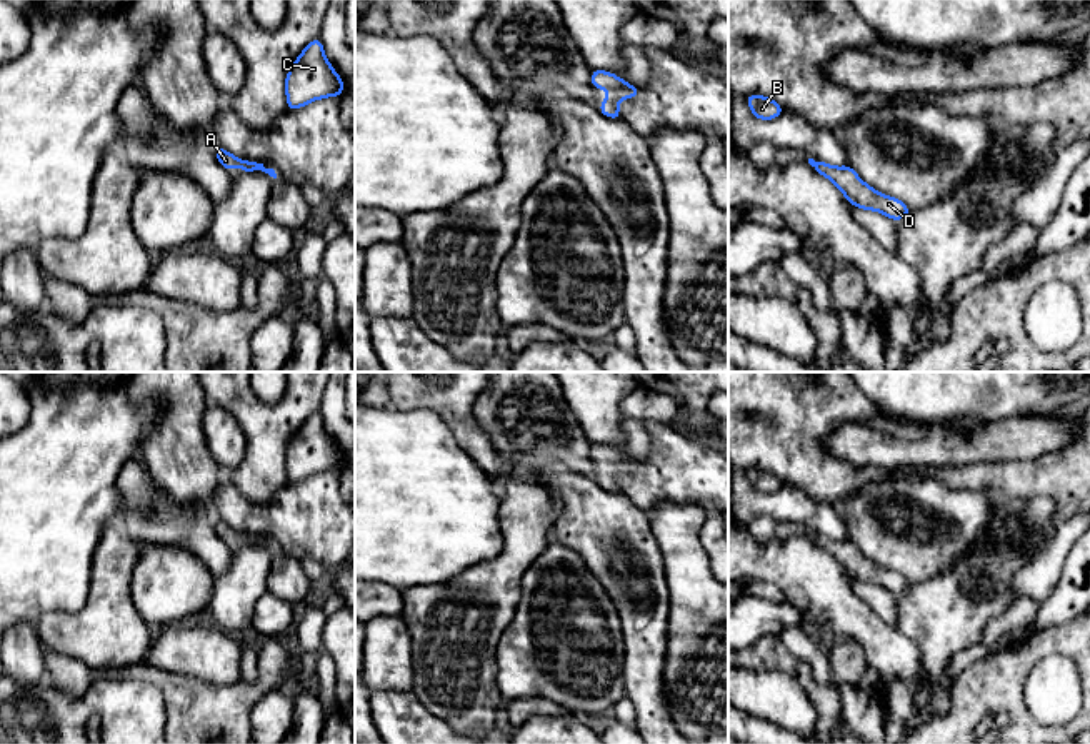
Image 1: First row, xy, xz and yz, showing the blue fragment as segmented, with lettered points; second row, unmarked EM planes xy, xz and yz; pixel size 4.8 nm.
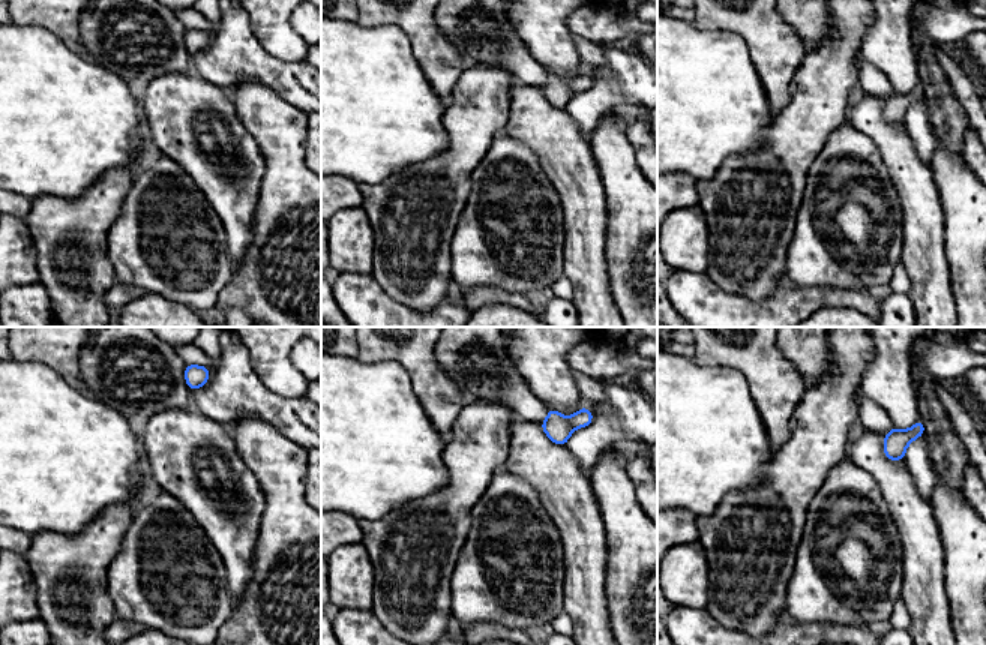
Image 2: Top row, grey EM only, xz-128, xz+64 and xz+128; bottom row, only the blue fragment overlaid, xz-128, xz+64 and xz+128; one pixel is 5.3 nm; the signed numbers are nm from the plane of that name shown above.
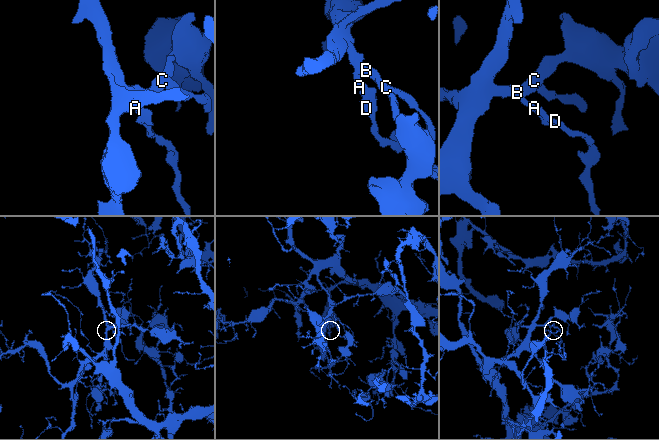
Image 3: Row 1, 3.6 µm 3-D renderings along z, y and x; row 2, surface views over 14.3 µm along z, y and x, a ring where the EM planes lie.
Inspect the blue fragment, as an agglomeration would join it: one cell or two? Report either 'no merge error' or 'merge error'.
no merge error

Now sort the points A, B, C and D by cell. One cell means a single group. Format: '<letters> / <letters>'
A B C D

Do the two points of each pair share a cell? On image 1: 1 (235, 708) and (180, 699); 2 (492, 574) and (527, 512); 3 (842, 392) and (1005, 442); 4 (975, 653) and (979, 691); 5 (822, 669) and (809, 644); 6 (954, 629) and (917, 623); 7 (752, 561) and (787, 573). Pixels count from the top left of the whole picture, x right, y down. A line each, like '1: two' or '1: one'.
1: one
2: one
3: two
4: two
5: one
6: one
7: one

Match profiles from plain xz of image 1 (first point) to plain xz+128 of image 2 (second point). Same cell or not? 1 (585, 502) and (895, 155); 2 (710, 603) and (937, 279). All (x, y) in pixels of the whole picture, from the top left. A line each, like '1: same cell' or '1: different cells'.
1: same cell
2: different cells

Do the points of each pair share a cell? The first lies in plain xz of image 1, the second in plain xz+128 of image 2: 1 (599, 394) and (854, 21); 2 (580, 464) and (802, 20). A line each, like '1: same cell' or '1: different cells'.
1: different cells
2: same cell

